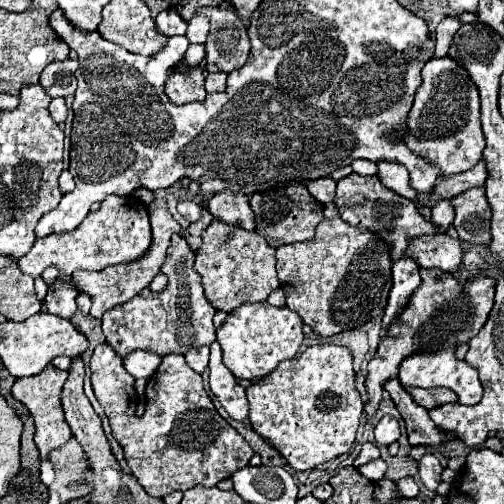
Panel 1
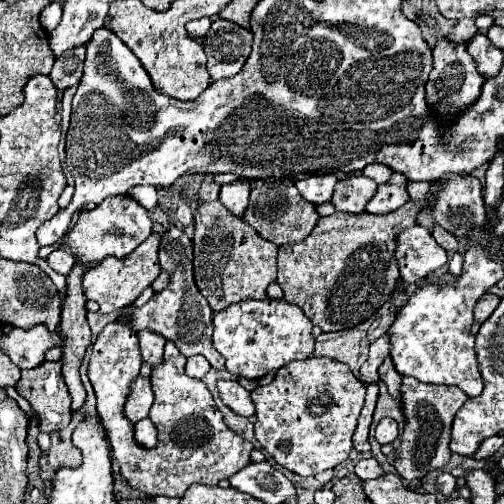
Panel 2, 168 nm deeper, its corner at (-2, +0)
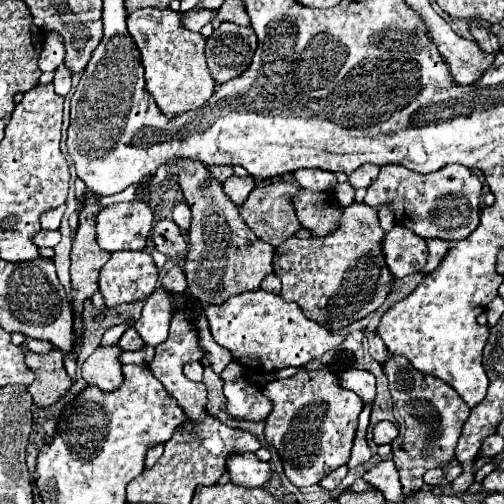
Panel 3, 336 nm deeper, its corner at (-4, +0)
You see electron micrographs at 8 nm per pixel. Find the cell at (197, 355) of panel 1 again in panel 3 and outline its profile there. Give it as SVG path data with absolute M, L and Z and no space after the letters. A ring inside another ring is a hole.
M190 362L190 364L186 364L184 366L184 374L186 374L186 378L190 378L190 380L194 380L194 382L200 382L202 380L202 362Z

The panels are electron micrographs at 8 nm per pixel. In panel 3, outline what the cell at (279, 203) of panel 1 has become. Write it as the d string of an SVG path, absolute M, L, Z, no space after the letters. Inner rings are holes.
M272 182L268 186L256 186L252 190L252 194L248 196L248 200L240 206L240 216L244 218L244 222L250 226L250 230L264 242L272 244L272 246L280 246L286 238L294 236L302 226L300 220L296 216L296 208L294 208L294 198L298 196L300 186L294 182Z

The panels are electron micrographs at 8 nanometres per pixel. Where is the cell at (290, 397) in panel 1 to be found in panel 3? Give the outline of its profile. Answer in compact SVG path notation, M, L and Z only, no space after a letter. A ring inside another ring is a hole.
M298 368L290 378L268 382L262 394L272 402L264 438L280 454L284 474L294 486L302 488L318 484L324 476L350 460L358 414L362 412L364 402L358 394L346 390L334 372L328 368Z

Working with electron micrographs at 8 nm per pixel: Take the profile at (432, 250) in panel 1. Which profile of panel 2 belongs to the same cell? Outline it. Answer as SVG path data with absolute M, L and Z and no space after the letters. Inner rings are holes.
M412 226L396 236L396 262L400 268L400 280L406 284L422 280L426 274L448 262L448 254L440 248L430 230Z

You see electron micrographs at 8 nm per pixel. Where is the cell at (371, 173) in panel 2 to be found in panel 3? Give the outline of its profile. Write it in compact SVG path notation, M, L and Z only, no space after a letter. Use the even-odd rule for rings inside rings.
M388 164L380 168L378 178L370 184L364 202L372 208L390 204L396 224L412 228L420 238L464 240L480 222L480 180L466 166L444 166L434 174L418 174L404 166Z

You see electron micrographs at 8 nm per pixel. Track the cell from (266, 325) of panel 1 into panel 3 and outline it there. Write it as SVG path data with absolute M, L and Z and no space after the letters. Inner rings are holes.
M264 290L244 292L220 306L208 306L206 316L214 340L228 348L238 364L252 372L274 372L284 366L300 368L344 340L344 336L332 334L314 320L308 320L298 304Z

